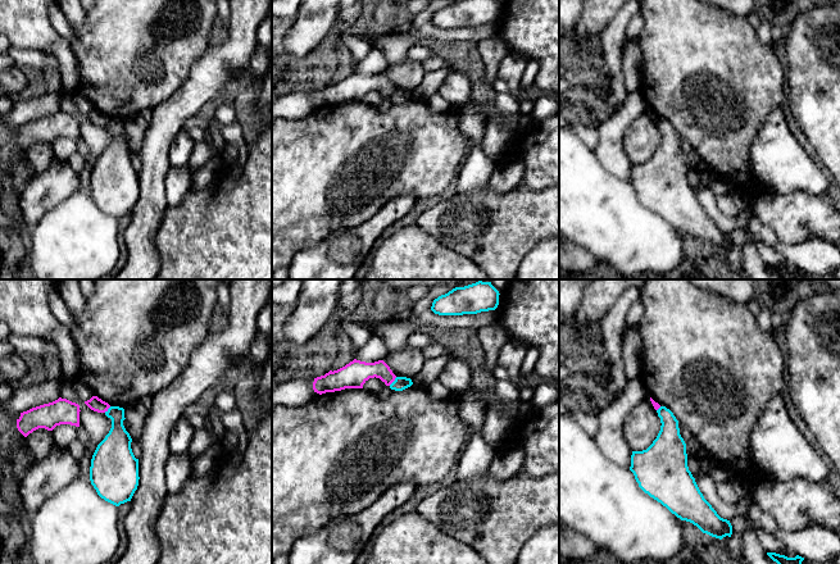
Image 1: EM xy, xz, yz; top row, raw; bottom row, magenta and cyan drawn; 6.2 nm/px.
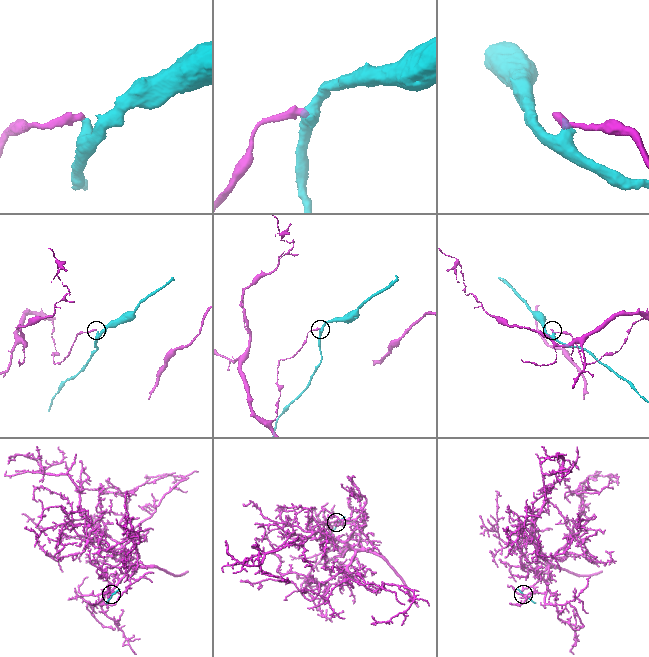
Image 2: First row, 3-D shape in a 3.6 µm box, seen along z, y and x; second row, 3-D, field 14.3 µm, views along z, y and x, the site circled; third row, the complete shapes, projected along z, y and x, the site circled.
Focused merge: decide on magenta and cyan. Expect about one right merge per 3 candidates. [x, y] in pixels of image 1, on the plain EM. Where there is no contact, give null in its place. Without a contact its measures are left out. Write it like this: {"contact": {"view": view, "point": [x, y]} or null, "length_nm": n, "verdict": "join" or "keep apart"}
{"contact": {"view": "xz", "point": [393, 94]}, "length_nm": 80, "verdict": "keep apart"}

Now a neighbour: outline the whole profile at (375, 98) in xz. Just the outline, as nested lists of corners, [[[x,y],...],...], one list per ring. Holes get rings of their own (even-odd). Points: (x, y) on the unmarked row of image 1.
[[[374,90],[365,94],[365,96],[363,97],[363,103],[378,108],[380,105],[383,104],[385,99],[386,99],[385,95]]]

